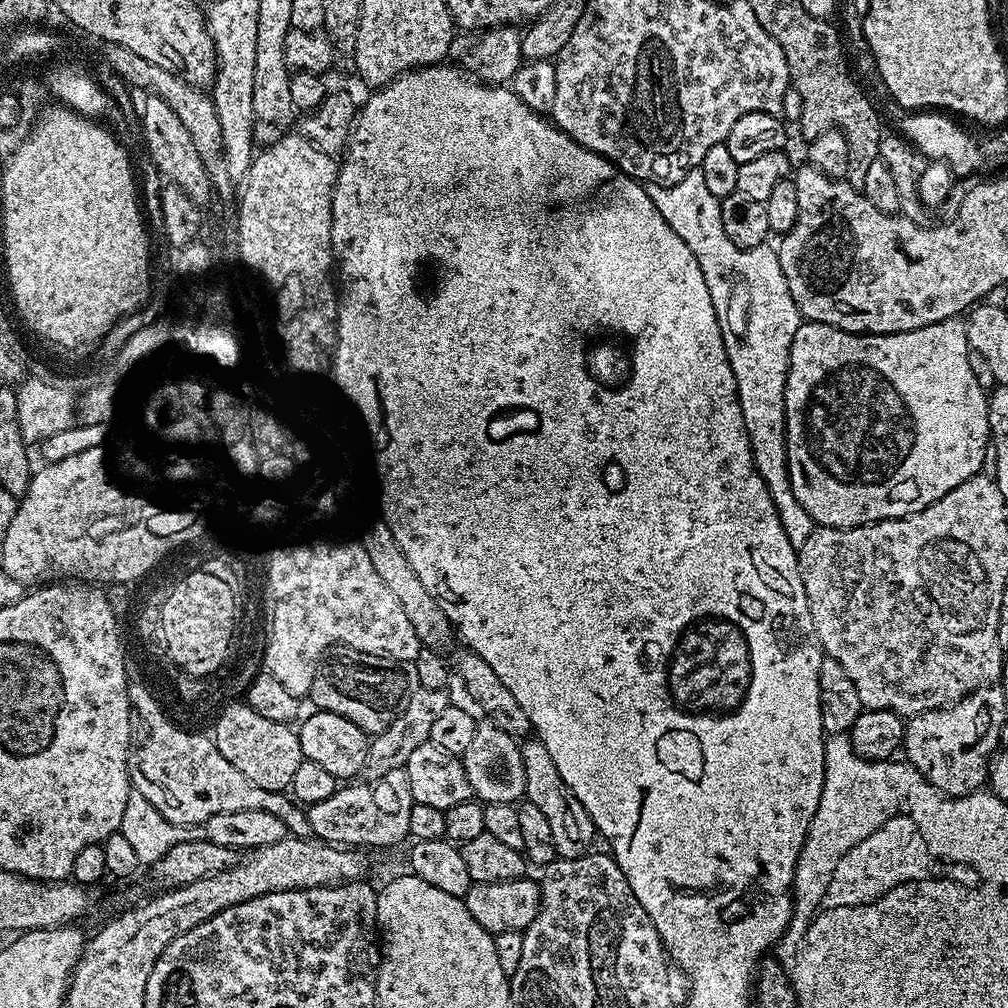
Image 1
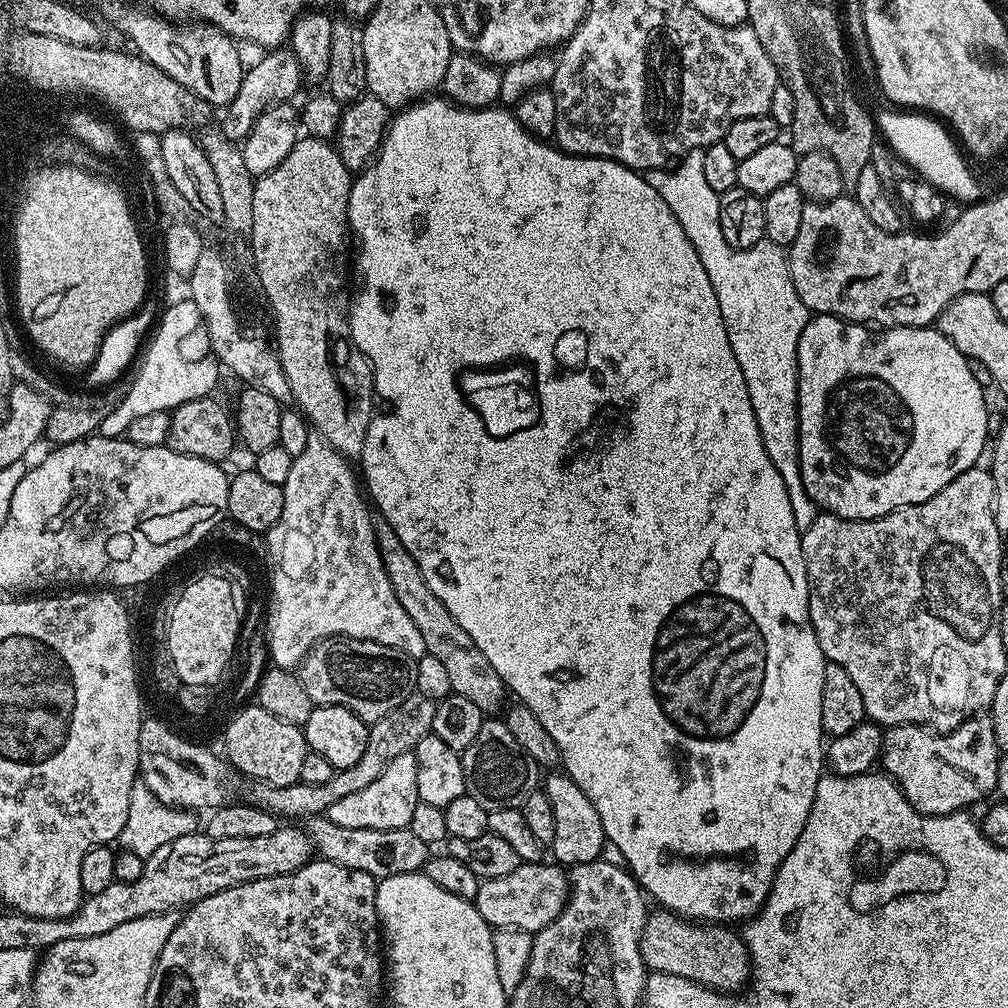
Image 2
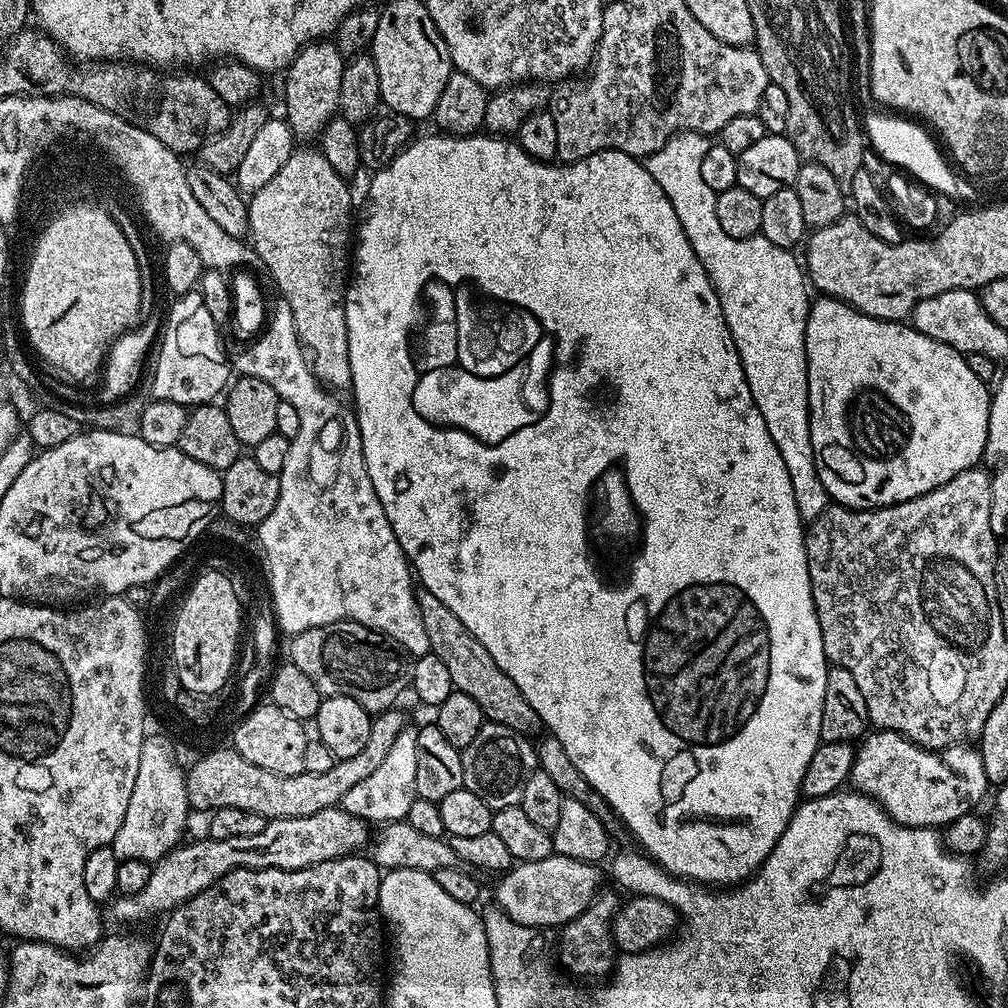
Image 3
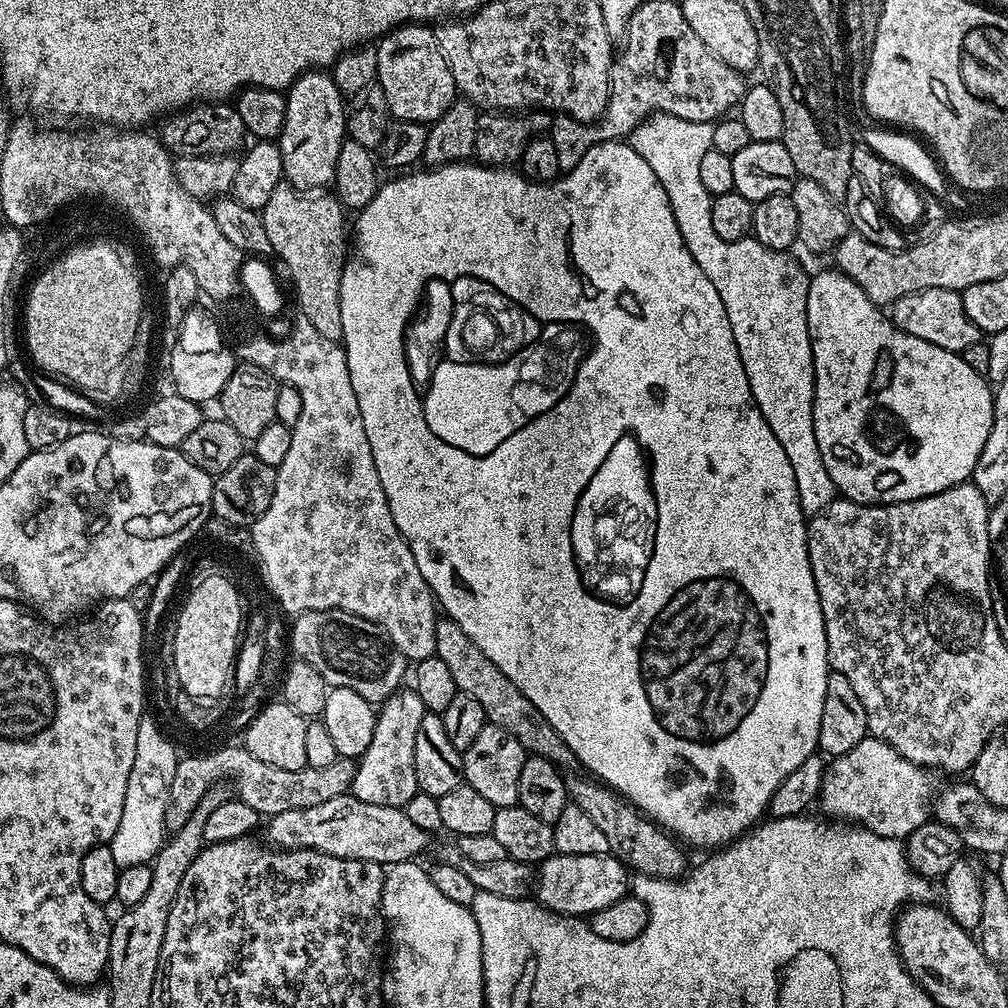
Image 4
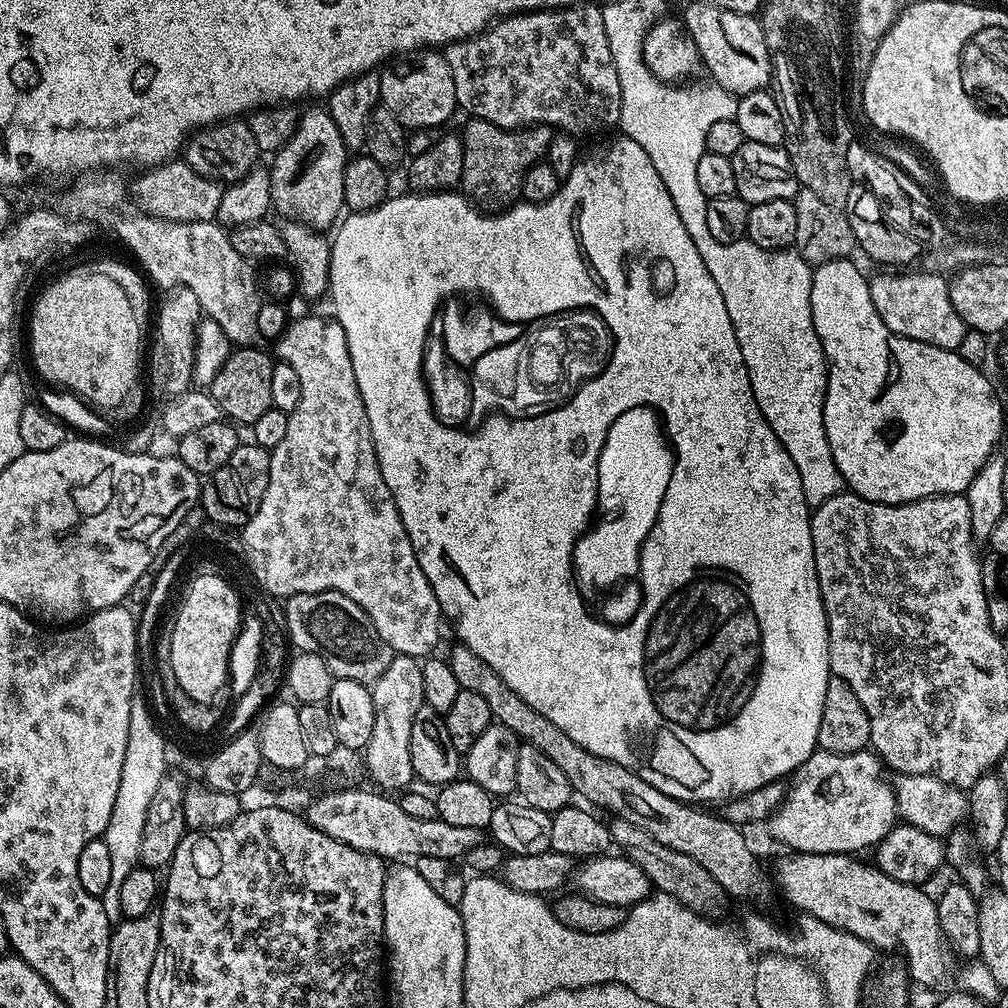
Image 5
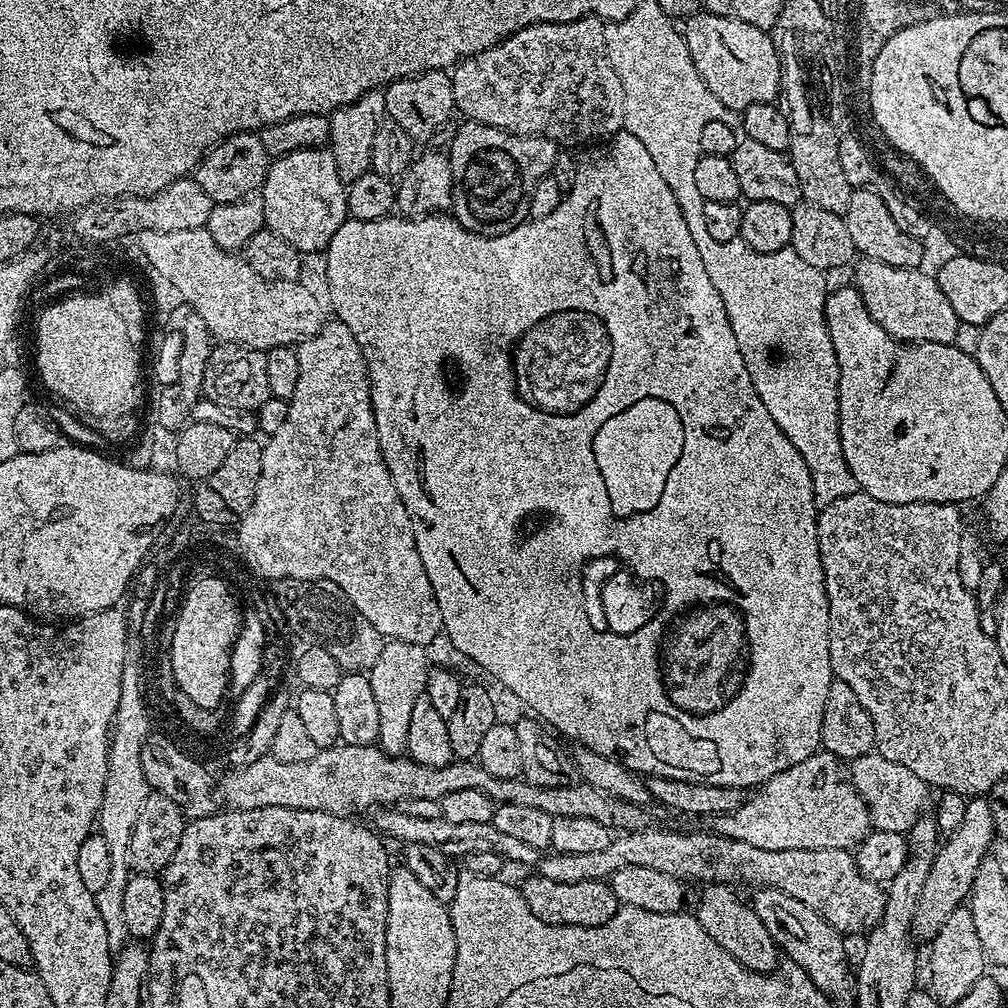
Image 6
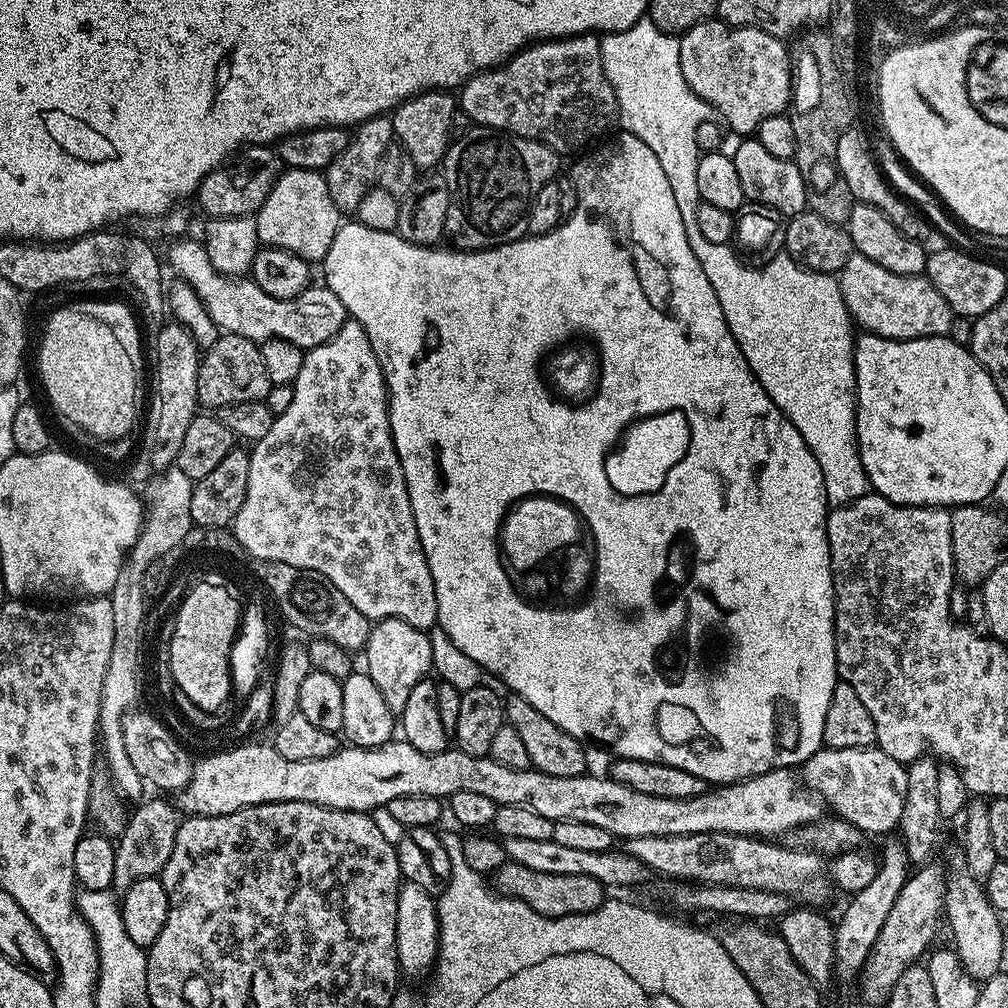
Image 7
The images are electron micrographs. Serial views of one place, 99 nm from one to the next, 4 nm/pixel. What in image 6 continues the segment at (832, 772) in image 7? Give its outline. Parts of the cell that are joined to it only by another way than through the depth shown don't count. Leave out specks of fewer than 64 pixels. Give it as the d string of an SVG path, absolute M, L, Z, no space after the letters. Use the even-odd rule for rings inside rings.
M873 751L866 754L862 758L851 761L850 779L854 787L858 790L858 794L866 802L868 807L868 817L872 820L872 828L875 830L890 830L891 832L908 833L914 826L914 822L918 822L918 818L925 815L927 806L930 804L930 796L928 800L929 785L925 784L922 778L918 778L918 774L913 774L910 770L906 770L906 766L902 766L898 762L890 762L890 758L881 756L879 752Z

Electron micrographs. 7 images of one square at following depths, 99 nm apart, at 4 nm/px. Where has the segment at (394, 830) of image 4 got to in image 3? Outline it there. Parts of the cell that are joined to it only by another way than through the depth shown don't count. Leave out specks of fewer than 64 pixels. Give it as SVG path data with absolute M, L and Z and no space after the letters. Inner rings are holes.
M337 806L318 810L318 814L310 814L306 818L269 819L264 828L258 830L258 834L221 840L203 838L193 844L181 843L152 864L150 879L146 881L146 886L142 886L142 890L138 890L138 894L117 895L111 901L112 916L118 923L128 924L143 916L171 913L173 908L185 904L236 868L298 870L318 862L337 860L339 856L351 856L359 853L364 843L364 847L369 843L368 828L369 821Z

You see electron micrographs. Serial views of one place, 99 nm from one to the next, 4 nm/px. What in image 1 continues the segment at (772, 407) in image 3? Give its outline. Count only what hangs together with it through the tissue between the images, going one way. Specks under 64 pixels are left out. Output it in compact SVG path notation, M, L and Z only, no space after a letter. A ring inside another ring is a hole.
M699 168L689 170L682 182L652 182L647 185L647 189L654 206L658 206L658 214L662 214L666 222L670 222L670 230L674 230L674 234L678 234L678 238L682 238L682 242L690 246L694 258L698 258L698 266L702 266L702 278L706 278L706 286L710 286L710 298L714 302L714 310L722 330L722 342L730 358L730 370L734 370L734 378L738 382L738 402L742 406L742 422L746 422L746 434L750 438L754 466L758 474L762 474L766 490L770 490L770 498L774 502L774 510L778 510L778 520L782 530L786 530L786 538L790 538L792 545L799 550L817 525L810 518L810 514L802 510L798 498L794 498L788 473L784 395L790 366L790 346L794 342L794 334L798 334L802 317L790 294L790 286L786 286L786 274L782 274L779 251L775 247L768 248L769 246L739 248L734 246L734 242L730 242L730 238L726 238L722 230L721 197L710 194Z

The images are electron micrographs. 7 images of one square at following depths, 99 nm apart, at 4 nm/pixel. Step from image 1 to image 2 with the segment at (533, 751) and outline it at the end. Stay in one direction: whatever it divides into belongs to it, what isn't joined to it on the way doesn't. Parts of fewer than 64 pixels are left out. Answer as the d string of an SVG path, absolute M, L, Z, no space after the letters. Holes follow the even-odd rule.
M552 770L543 777L542 790L546 798L550 798L550 806L554 810L554 842L550 846L551 859L561 866L571 866L582 862L594 862L605 855L606 837L602 818L598 818L598 810L594 810L594 802L578 790L575 782L563 771Z

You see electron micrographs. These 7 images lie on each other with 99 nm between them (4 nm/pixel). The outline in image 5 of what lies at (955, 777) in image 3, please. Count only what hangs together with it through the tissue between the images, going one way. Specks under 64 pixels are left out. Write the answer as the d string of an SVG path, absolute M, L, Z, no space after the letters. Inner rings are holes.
M819 750L813 752L810 758L806 758L806 762L802 762L802 766L797 768L790 777L790 783L787 785L784 801L778 806L778 810L766 821L766 829L780 844L785 844L785 849L792 852L813 852L814 854L860 854L863 848L868 850L875 849L882 838L886 838L886 834L890 834L890 830L895 828L898 823L898 813L896 810L896 790L891 779L884 777L886 773L885 765L882 763L875 751L865 750L863 752L855 752L854 754L834 754L833 752L821 752Z

